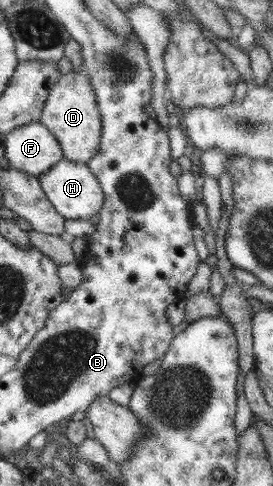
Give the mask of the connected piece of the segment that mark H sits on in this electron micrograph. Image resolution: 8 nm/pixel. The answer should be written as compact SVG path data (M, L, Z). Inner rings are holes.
M63 157L49 172L39 176L42 187L53 203L54 208L65 219L89 220L92 215L100 213L105 203L105 191L101 181L86 163L74 162Z

